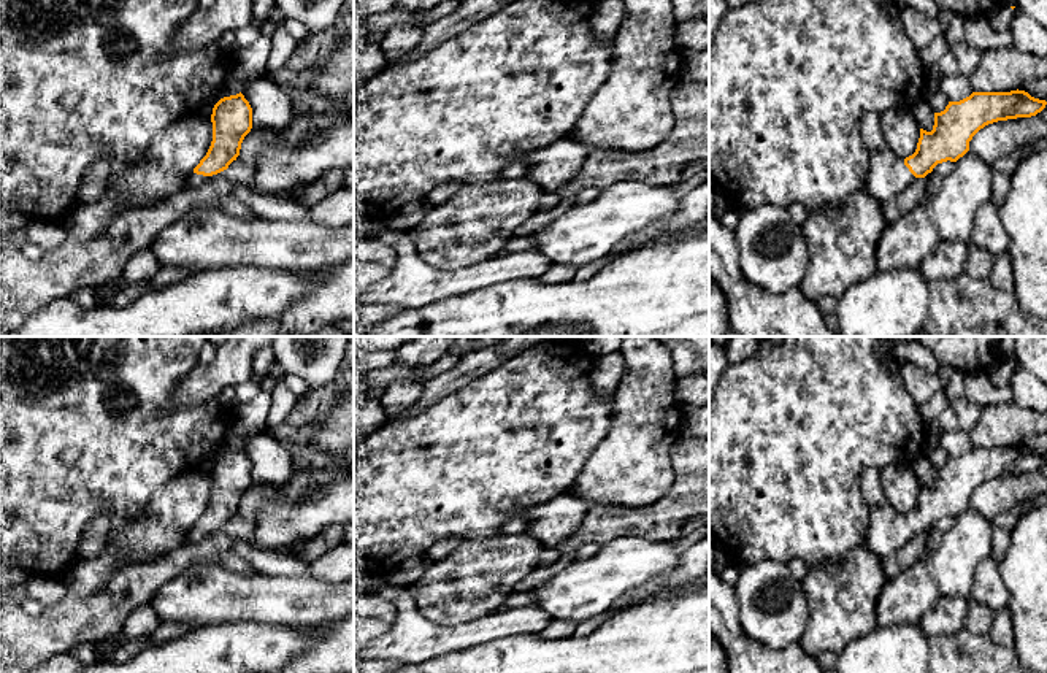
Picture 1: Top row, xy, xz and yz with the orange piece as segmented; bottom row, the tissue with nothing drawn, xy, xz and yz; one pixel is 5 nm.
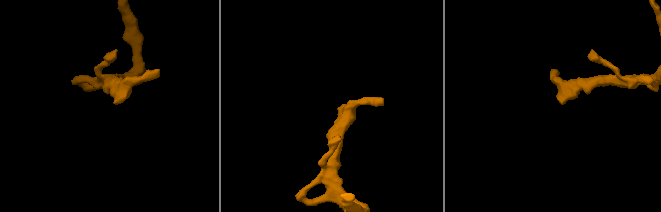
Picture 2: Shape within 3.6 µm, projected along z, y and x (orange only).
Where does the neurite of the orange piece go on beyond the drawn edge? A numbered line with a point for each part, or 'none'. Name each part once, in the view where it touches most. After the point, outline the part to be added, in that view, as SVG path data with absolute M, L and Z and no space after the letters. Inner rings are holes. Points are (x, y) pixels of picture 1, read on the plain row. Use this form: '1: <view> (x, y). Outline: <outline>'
1: yz (887, 532). Outline: M888 503L869 510L869 525L865 543L880 562L906 546L914 535L915 532L904 521L904 516Z

